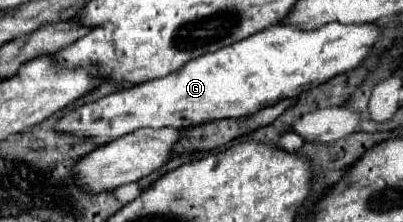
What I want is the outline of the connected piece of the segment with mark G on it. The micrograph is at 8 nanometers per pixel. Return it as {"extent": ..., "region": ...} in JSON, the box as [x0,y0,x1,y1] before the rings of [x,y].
{"extent":[53,23,381,145],"region":[[[327,23],[315,31],[301,31],[291,25],[271,25],[245,41],[187,61],[183,69],[173,71],[167,77],[133,85],[93,103],[85,103],[65,113],[53,129],[57,133],[89,137],[97,145],[105,145],[143,127],[189,129],[217,119],[247,117],[249,113],[257,113],[257,109],[275,105],[281,99],[299,97],[303,91],[309,91],[331,77],[355,69],[369,55],[379,35],[381,29],[375,23]]]}

